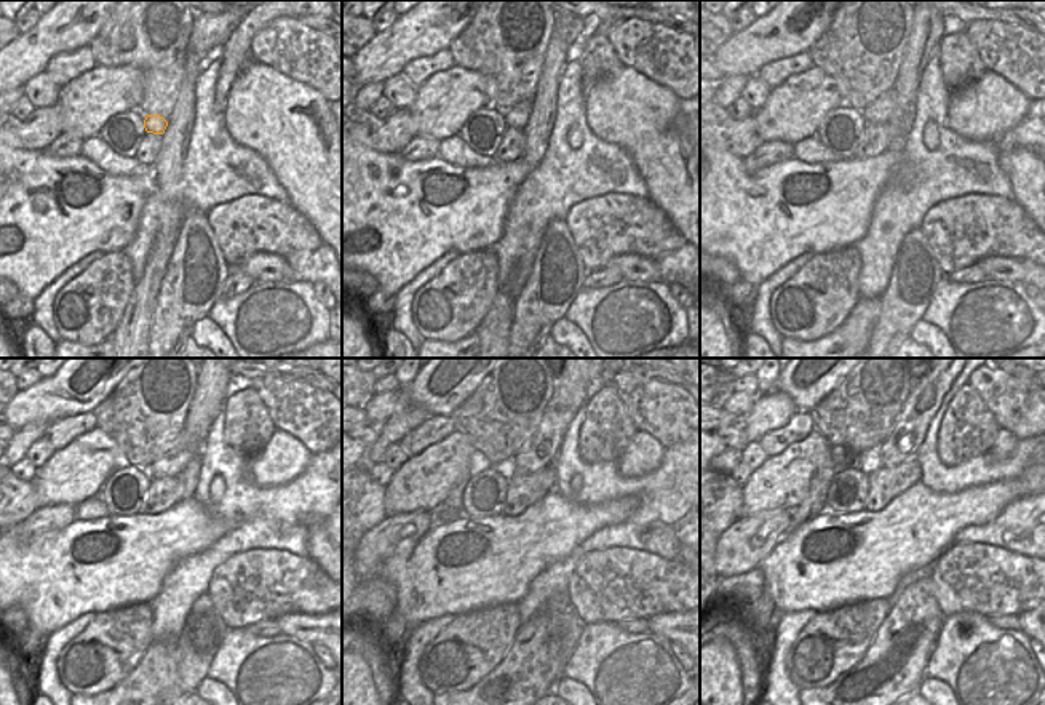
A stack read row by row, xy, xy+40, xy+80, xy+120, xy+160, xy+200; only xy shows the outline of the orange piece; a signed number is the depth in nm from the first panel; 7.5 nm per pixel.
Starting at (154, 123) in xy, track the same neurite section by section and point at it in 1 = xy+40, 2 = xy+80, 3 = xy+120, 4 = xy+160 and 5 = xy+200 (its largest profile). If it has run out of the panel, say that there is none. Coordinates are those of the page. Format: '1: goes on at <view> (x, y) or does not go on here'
1: goes on at xy+40 (516, 117)
2: goes on at xy+80 (882, 107)
3: goes on at xy+120 (187, 445)
4: goes on at xy+160 (540, 451)
5: goes on at xy+200 (917, 411)

